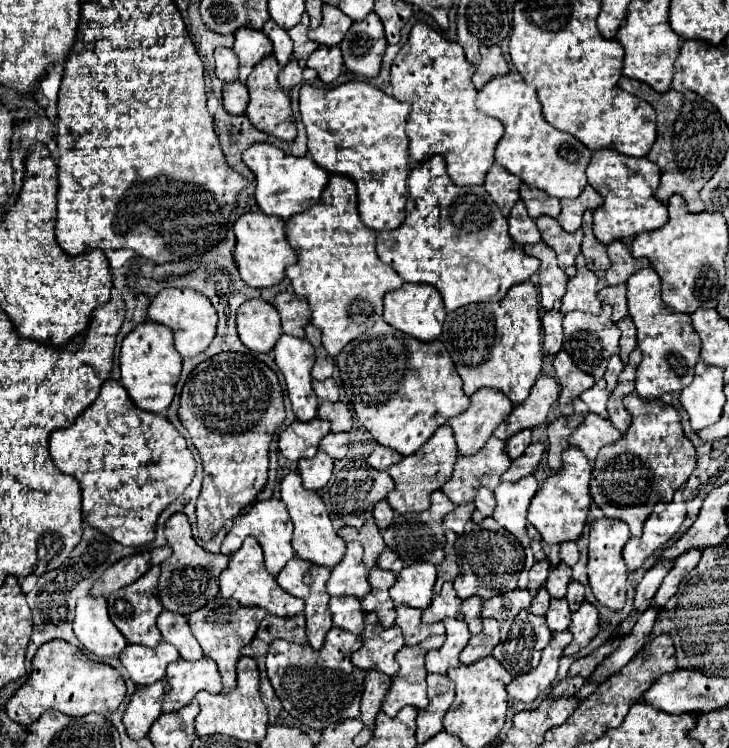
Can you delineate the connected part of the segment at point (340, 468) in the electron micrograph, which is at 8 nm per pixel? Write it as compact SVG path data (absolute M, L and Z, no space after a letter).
M343 458L335 464L335 472L333 478L327 486L327 512L333 520L335 530L339 530L341 526L355 526L359 528L361 524L365 524L365 520L373 518L373 506L381 500L387 498L387 494L395 488L393 478L387 472L379 472L375 468L369 468L369 464L365 460L357 460L357 458Z

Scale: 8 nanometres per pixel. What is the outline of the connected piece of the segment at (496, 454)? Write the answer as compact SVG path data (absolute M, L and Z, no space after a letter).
M491 436L487 444L473 456L459 456L451 478L445 482L443 492L453 504L471 504L479 488L495 488L501 482L501 474L509 470L511 458L505 452L505 440Z

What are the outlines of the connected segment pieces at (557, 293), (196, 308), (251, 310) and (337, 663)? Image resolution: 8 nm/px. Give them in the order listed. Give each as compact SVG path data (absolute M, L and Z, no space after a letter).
M543 242L527 244L527 246L523 246L523 250L541 260L541 266L539 266L539 294L541 294L541 306L545 310L549 310L549 308L553 308L553 304L557 300L563 298L565 284L567 284L569 278L559 268L555 252L549 246L545 246Z
M163 288L153 302L149 304L149 318L153 322L165 324L173 330L175 336L175 348L183 358L193 358L207 350L211 340L215 338L217 328L217 312L207 296L195 290L177 290L177 288Z
M265 300L241 304L237 310L237 332L241 342L253 352L271 352L283 334L277 310Z
M331 628L331 632L325 638L325 644L321 650L309 648L309 644L297 646L287 640L273 640L267 650L267 674L271 680L271 686L275 688L275 694L279 696L283 708L297 718L303 726L323 730L327 726L339 724L349 718L359 718L359 704L363 696L363 672L351 664L351 654L361 648L361 636L353 636L351 632L345 632L341 628Z

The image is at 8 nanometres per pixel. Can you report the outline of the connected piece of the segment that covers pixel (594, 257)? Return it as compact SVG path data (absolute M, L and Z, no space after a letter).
M585 210L585 214L583 214L583 232L585 232L585 238L583 238L581 248L583 248L583 256L587 260L587 268L593 272L607 270L611 266L611 260L607 256L605 244L601 244L591 230L591 210Z

